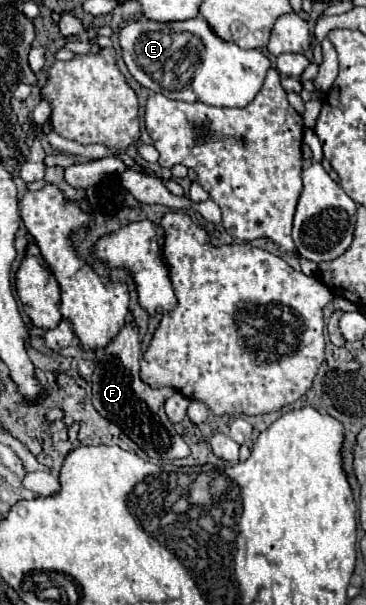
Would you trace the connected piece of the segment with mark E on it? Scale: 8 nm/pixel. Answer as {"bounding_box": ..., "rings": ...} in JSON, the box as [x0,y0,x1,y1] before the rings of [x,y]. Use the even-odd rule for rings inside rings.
{"bounding_box":[120,17,268,107],"rings":[[[202,17],[188,21],[156,23],[132,21],[120,29],[122,57],[132,77],[154,93],[186,103],[206,103],[216,107],[246,107],[262,89],[268,57],[258,49],[240,49],[236,43],[224,43],[214,37]],[[174,35],[186,35],[186,45],[174,45]]]}

